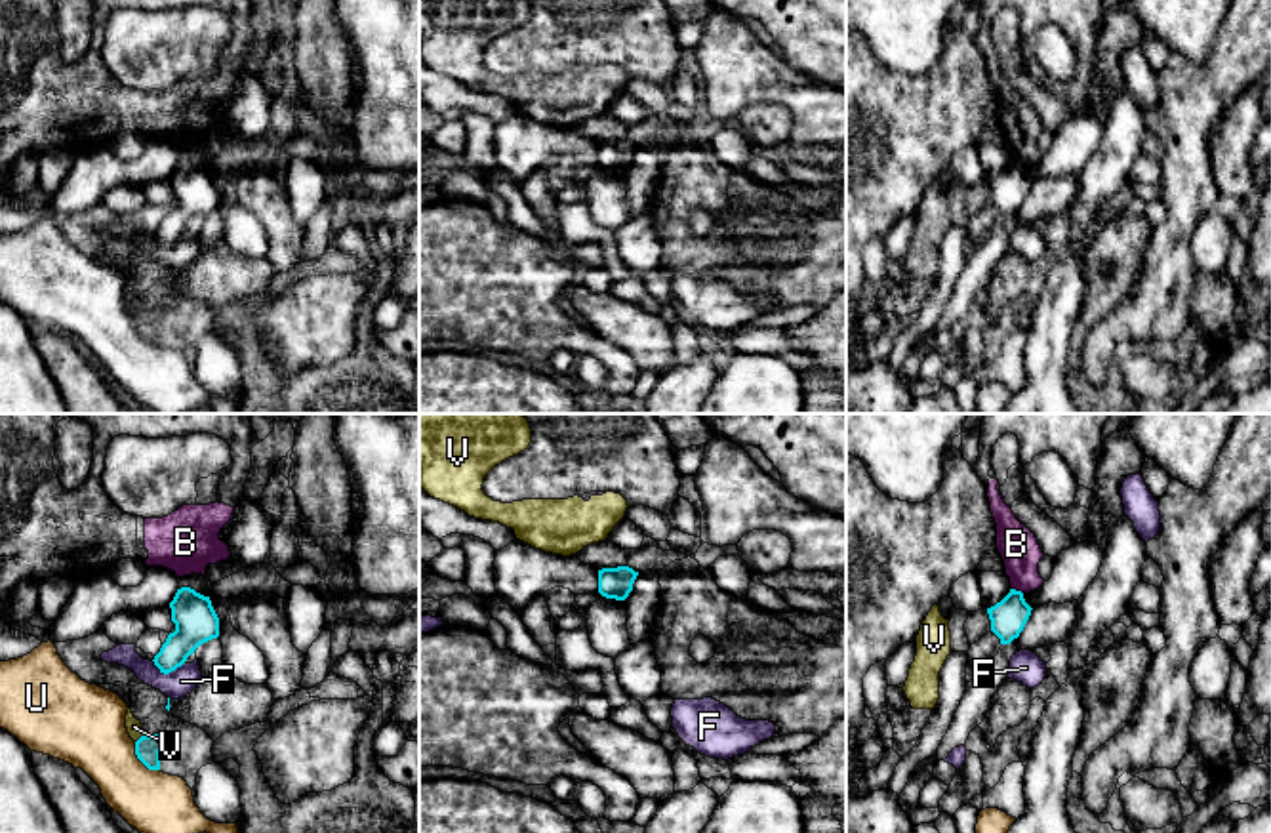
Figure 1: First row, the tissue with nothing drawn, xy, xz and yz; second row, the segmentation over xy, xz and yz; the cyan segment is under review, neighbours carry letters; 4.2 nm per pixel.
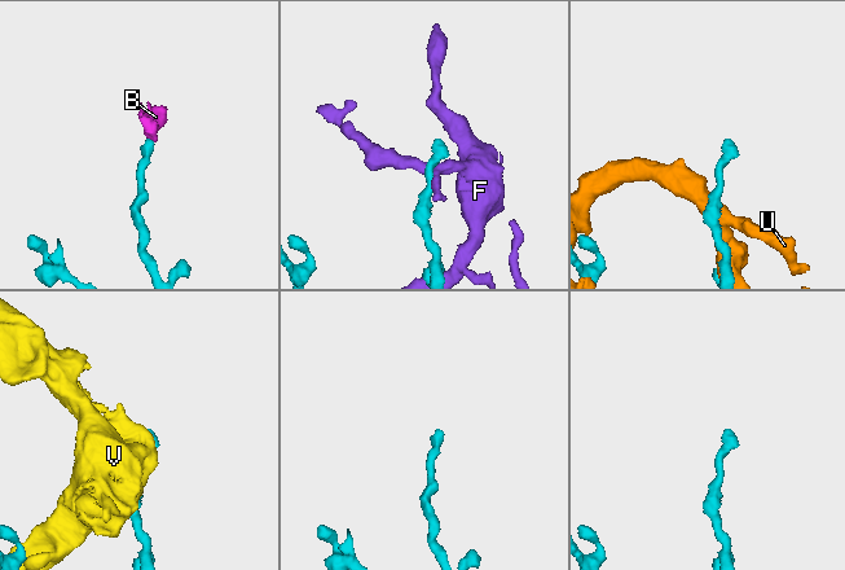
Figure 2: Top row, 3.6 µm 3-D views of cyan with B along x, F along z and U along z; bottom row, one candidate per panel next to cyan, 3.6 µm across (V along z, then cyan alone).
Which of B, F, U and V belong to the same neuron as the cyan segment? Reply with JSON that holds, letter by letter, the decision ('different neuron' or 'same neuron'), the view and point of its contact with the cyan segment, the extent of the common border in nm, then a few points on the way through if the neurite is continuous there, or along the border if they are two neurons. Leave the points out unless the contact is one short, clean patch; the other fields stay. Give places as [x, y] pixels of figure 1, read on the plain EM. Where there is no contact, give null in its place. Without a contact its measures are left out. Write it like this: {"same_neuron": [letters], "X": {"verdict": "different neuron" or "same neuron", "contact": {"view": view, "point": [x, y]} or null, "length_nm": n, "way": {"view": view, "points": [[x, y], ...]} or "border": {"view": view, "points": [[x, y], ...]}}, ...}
{"same_neuron": [], "B": {"verdict": "different neuron", "contact": {"view": "yz", "point": [1018, 164]}, "length_nm": 50, "border": {"view": "yz", "points": [[1012, 161], [1022, 166]]}}, "F": {"verdict": "different neuron", "contact": {"view": "xy", "point": [168, 244]}, "length_nm": 140}, "U": {"verdict": "different neuron", "contact": {"view": "xy", "point": [141, 334]}, "length_nm": 170}, "V": {"verdict": "different neuron", "contact": {"view": "xy", "point": [140, 311]}, "length_nm": 50}}

